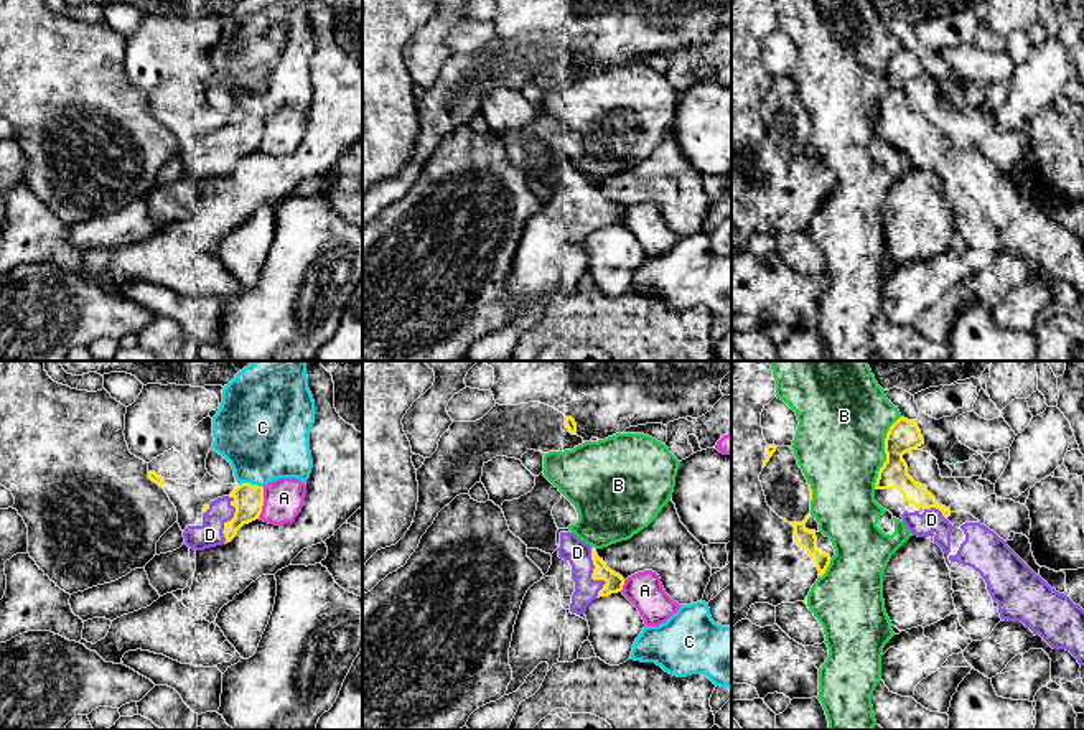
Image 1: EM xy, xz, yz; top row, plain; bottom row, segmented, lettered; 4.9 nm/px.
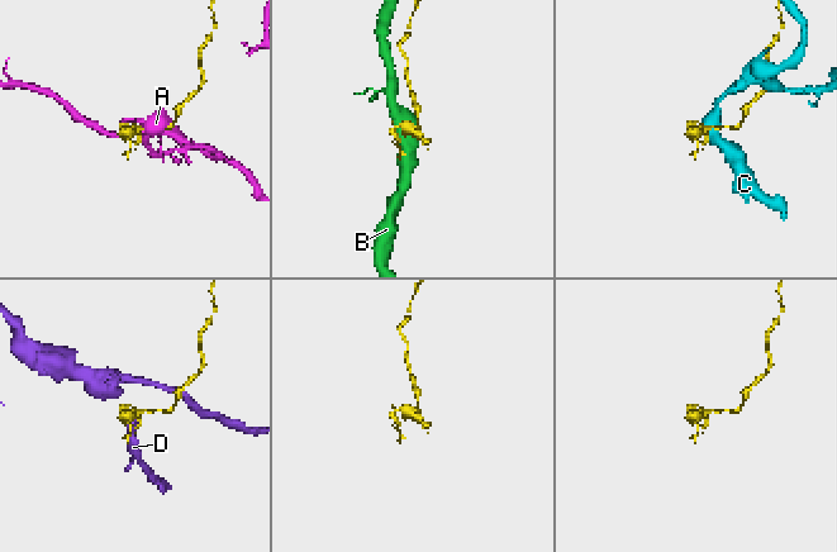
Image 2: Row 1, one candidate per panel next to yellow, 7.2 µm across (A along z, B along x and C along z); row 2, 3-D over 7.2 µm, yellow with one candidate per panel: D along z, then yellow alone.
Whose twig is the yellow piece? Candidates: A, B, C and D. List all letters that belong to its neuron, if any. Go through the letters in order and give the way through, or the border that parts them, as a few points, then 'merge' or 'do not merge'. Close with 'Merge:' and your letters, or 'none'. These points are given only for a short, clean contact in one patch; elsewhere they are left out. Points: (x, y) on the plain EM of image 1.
A: do not merge
B: do not merge
C: do not merge
D: merge
Merge: D

